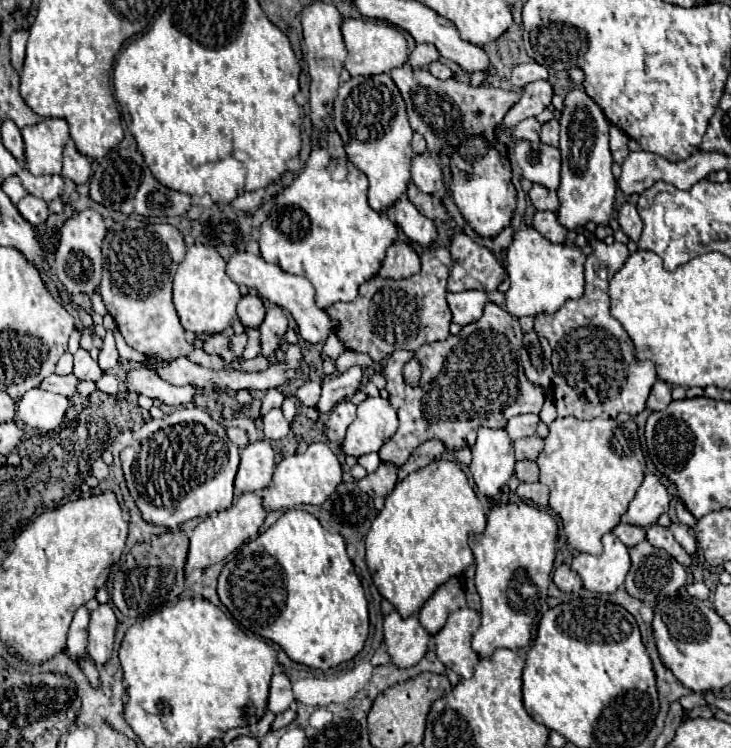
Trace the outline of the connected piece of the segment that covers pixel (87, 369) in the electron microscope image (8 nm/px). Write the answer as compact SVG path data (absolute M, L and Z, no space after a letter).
M82 348L74 354L74 376L78 380L92 380L96 382L102 376L102 370L98 368L98 362L90 358L90 354Z

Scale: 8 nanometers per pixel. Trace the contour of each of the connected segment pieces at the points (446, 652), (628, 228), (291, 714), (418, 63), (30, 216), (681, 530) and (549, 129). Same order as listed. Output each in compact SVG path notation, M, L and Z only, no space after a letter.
M460 608L452 612L444 628L438 634L434 634L438 660L462 678L470 678L474 666L480 660L480 656L470 646L470 640L478 626L480 614L470 608Z
M624 202L622 208L620 208L620 214L618 214L618 224L622 228L622 232L630 238L630 240L638 240L640 234L642 234L642 218L636 210L634 204L630 202Z
M294 706L288 708L288 710L284 710L284 712L280 712L280 714L276 716L276 720L274 720L274 724L272 724L272 730L278 730L278 728L288 726L292 720L296 720L296 708L294 708Z
M418 44L414 52L408 56L408 64L412 68L428 68L436 60L440 60L440 54L434 44Z
M24 196L18 204L16 204L18 212L32 224L38 226L48 218L48 204L42 198L34 198L34 196Z
M670 524L670 530L672 530L674 538L682 544L682 548L684 548L688 554L694 554L694 552L696 552L696 540L694 540L694 536L690 534L688 526L684 526L684 524Z
M556 118L548 120L544 126L542 126L542 134L540 134L540 140L550 144L550 146L558 146L558 134L560 134L560 124Z

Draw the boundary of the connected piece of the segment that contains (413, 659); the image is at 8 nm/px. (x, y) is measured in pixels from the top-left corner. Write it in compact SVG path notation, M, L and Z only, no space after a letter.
M396 610L384 618L384 642L392 664L414 666L428 650L430 634L422 628L416 616L402 618Z

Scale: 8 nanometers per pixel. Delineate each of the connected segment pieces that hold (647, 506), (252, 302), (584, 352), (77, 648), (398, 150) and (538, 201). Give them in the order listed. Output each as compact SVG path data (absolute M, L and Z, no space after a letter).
M646 474L642 486L636 492L636 498L630 502L628 512L624 514L622 522L630 522L634 526L652 526L656 524L658 516L668 512L670 494L666 486L662 484L660 476Z
M254 290L240 298L238 318L246 328L258 328L262 324L262 320L264 320L264 314L266 314L266 308L264 308L260 296Z
M594 236L590 238L590 246L592 254L586 256L584 264L584 296L578 300L568 300L554 314L538 314L534 322L534 330L548 338L552 346L554 404L558 408L558 418L616 418L618 412L636 416L644 410L650 388L658 376L652 360L642 362L636 358L636 348L628 332L610 314L608 282L626 262L628 248L622 242L608 244Z
M80 606L74 614L74 620L68 632L68 646L66 646L66 652L74 660L78 660L86 652L86 640L88 640L86 628L88 628L88 608Z
M388 74L350 78L348 82L344 82L338 88L332 118L334 118L334 128L338 130L338 134L344 140L344 148L346 148L350 162L354 162L354 166L358 166L358 170L362 170L368 176L368 182L370 182L368 202L370 202L370 206L374 210L390 208L394 204L394 198L400 198L406 192L406 186L410 182L410 160L414 156L414 152L410 148L412 128L408 124L406 106L404 106L404 100L402 100L396 84L392 82L392 78Z
M534 184L528 196L530 196L530 200L532 200L532 204L534 204L536 210L554 210L556 212L558 206L560 206L556 190L548 190L542 184Z

